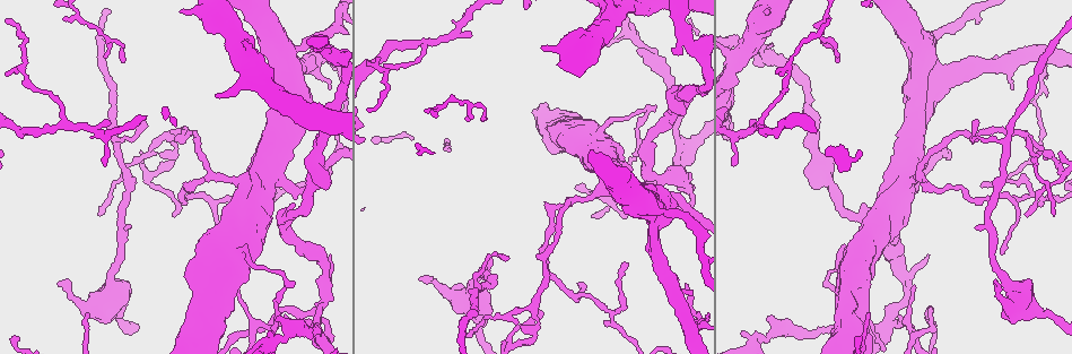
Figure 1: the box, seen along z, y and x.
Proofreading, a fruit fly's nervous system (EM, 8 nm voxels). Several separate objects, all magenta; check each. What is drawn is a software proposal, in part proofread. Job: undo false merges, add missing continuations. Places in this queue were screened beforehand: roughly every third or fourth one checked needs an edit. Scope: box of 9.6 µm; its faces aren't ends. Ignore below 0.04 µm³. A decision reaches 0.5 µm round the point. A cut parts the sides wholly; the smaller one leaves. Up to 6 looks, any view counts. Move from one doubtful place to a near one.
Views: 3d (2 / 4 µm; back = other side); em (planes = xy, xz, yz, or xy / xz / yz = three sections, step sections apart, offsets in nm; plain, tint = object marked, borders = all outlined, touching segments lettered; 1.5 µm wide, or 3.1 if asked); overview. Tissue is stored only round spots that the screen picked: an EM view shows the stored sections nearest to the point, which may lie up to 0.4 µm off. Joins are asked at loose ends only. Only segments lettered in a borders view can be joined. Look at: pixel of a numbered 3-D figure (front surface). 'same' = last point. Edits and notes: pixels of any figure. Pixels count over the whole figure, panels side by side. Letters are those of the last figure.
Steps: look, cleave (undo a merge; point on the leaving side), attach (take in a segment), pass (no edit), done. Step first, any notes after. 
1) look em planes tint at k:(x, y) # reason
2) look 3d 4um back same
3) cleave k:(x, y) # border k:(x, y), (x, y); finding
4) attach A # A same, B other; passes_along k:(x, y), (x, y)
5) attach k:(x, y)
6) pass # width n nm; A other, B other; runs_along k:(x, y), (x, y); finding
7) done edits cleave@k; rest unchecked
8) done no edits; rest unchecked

look 3d 2um back at 1:(978, 120) # thin end

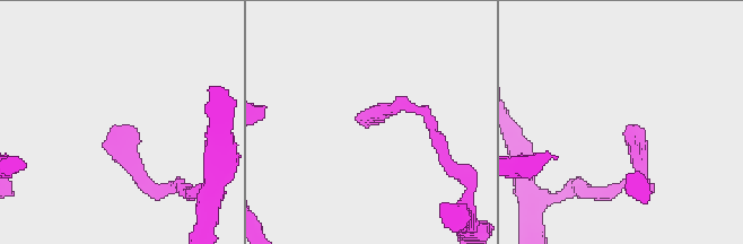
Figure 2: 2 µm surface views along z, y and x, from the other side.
look em planes borders at 2:(112, 128) # shape alone is not enough

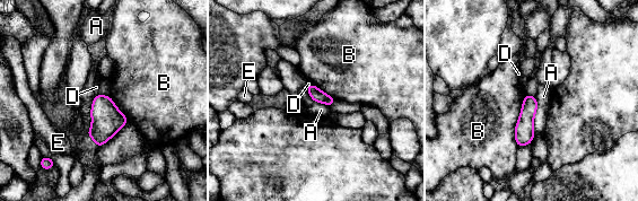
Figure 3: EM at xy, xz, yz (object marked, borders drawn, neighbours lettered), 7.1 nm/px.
pass # A other, B other, D other, E other; border 3:(525, 95), (515, 128), (517, 146); no lettered segment goes on from it

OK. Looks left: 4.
look 3d 2um at 1:(60, 121) # three arms meet

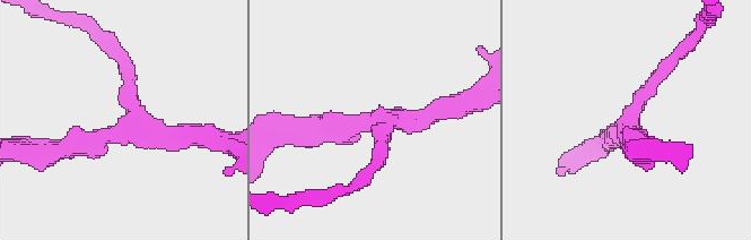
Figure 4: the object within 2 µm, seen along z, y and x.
look em planes borders at 4:(631, 127) # arms 3; need the tissue

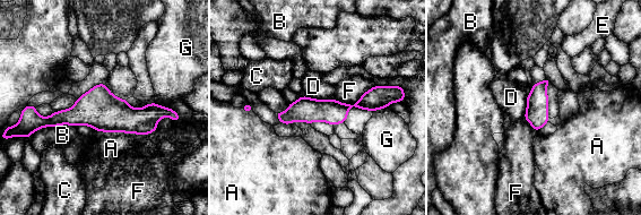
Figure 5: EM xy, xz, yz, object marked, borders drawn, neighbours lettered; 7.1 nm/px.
pass # longest_contact B 340 nm; A other, B other, C other, D other, E other, F other, G other; border 5:(303, 95), (313, 99), (334, 100); continuous, no second neuron

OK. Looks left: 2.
done no edits; rest unchecked

